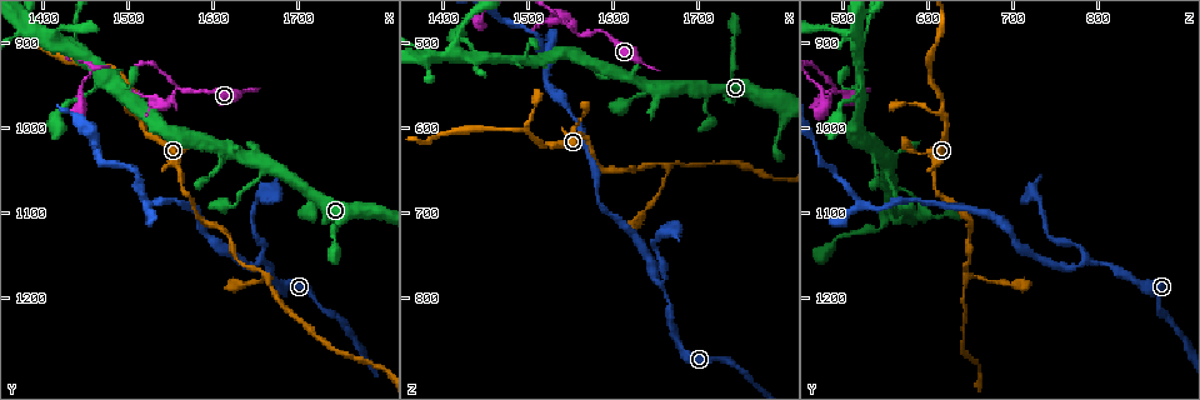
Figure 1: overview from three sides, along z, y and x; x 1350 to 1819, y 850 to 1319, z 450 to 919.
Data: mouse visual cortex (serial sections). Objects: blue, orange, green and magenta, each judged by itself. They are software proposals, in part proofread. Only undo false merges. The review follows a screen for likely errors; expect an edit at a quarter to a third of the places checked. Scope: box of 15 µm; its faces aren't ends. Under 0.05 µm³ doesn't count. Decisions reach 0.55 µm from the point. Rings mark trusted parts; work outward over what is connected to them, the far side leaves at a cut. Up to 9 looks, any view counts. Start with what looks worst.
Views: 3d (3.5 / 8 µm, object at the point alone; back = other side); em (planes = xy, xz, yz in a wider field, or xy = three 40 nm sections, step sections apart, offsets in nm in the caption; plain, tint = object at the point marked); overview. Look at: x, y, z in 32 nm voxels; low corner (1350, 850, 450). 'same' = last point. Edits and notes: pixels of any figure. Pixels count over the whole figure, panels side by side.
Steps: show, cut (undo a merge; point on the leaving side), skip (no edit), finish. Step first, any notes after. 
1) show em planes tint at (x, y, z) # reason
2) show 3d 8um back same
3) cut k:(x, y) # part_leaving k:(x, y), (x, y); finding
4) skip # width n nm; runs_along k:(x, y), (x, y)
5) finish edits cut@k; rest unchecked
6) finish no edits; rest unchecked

show 3d 3.5um at (1660, 1155, 790) # branch point

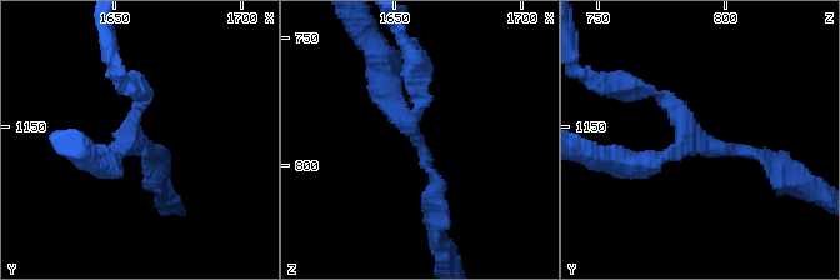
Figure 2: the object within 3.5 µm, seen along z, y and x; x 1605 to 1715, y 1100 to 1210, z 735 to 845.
skip # runs_along 2:(438, 209), (438, 180), (391, 106), (384, 68); continuous, no second cell

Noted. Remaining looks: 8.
show 3d 3.5um at (1560, 955, 495) # a fork

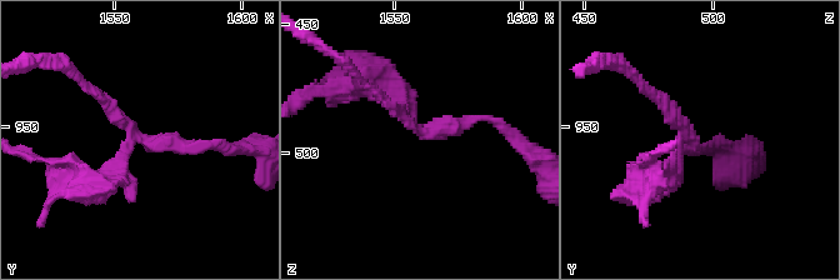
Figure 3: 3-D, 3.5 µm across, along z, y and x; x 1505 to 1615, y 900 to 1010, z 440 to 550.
show em xy step 1 tint at (1561, 954, 492) # arms 3; arm_widths 100, 150, 200 nm; shape alone is not enough

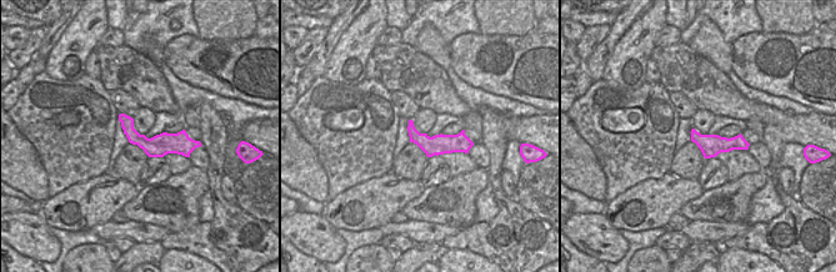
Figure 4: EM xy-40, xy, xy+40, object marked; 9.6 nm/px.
cut 3:(129, 186) # two cells meet here

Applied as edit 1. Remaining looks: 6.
show 3d 3.5um at (1660, 1175, 645)

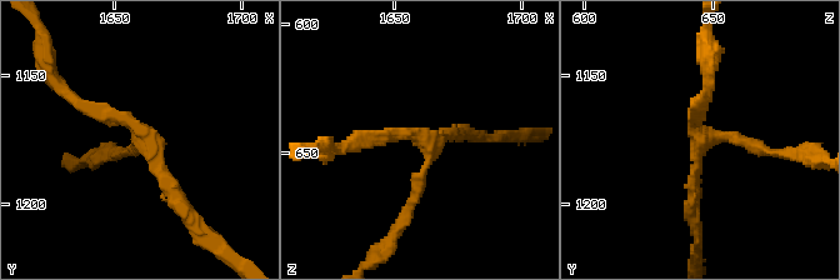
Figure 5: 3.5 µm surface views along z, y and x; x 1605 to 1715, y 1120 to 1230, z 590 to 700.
show em xy step 3 tint at (1663, 1174, 645) # arms 3; arm_widths 150, 150, 200 nm

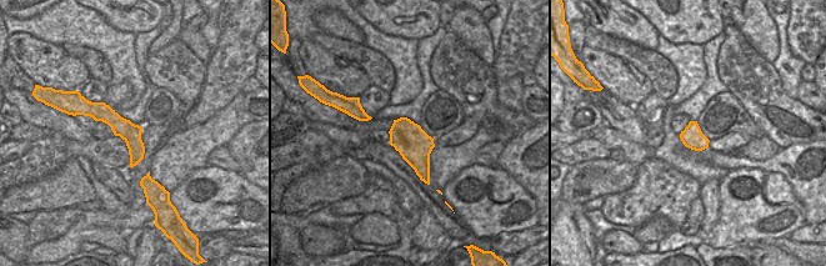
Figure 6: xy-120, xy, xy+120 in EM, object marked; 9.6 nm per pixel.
skip # runs_along 6:(86, 108), (133, 139), (133, 162); one cell here

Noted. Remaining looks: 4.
show 3d 3.5um at (1515, 985, 620) # three arms meet

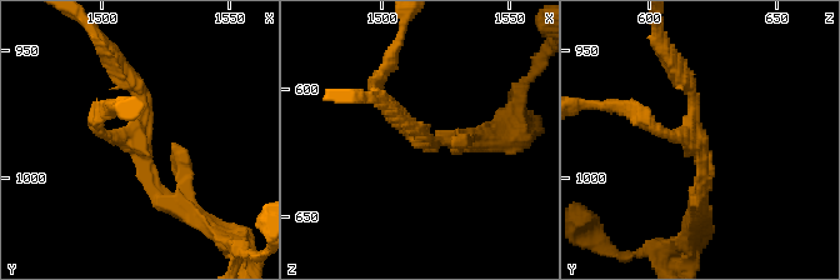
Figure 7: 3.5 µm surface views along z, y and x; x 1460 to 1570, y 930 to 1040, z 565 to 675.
show em xy step 3 tint at (1514, 986, 619) # arms 3; arm_widths 150, 200, 200 nm; shape alone is not enough

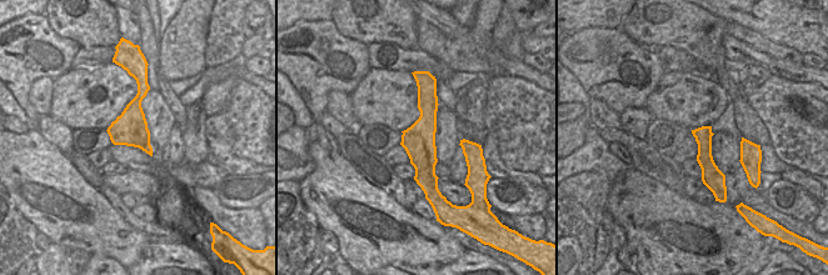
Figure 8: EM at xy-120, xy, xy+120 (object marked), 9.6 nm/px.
skip # runs_along 7:(176, 206), (149, 176), (141, 91), (123, 69); one cell here

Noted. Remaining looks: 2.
finish edits cut@3; rest unchecked

